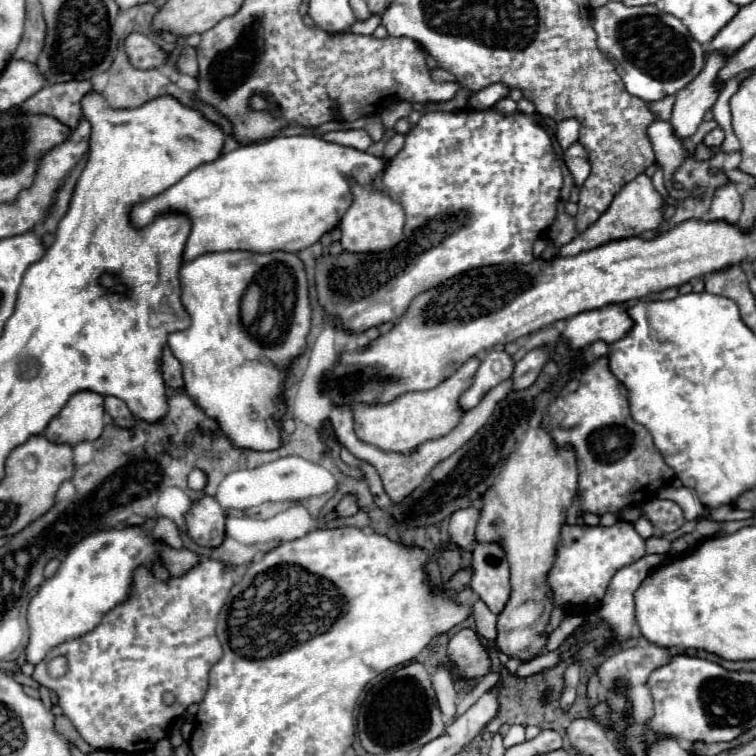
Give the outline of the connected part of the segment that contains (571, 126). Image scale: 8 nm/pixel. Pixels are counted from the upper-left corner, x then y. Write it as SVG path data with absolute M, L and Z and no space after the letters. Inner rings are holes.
M565 118L557 124L557 142L563 150L567 150L577 138L579 138L579 120L577 118Z

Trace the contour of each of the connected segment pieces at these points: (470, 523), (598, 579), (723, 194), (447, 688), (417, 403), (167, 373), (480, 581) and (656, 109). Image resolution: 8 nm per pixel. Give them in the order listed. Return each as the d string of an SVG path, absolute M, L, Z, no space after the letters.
M477 508L457 510L457 514L449 518L449 544L455 546L459 552L469 550L475 542L477 520L479 520Z
M615 522L609 528L601 526L567 526L561 528L561 542L557 560L549 572L549 584L555 592L555 604L569 604L577 610L593 610L601 604L605 590L617 570L629 566L645 556L645 540L637 534L633 524Z
M737 184L721 186L711 202L711 210L705 214L707 220L723 220L727 224L737 224L743 202Z
M439 668L433 672L431 680L433 680L433 688L437 694L437 702L439 702L441 712L447 718L453 718L457 712L457 692L453 688L453 680L451 680L449 672L445 668Z
M469 358L453 376L443 380L439 386L421 392L405 392L389 404L373 404L373 406L355 404L353 406L355 434L367 444L373 444L387 452L401 452L401 454L411 454L419 444L449 434L449 430L453 430L453 426L457 426L457 422L461 420L457 398L465 392L465 386L469 386L469 378L473 378L477 366L479 360Z
M165 346L163 350L163 360L161 360L161 370L163 370L163 378L165 378L165 384L169 388L175 388L175 390L181 390L183 388L183 374L181 374L181 364L179 360L171 354L171 350Z
M477 542L471 548L471 568L471 590L487 604L493 614L499 614L511 594L505 550L495 542Z
M665 96L657 102L649 102L647 106L657 120L669 120L669 110L673 108L673 96Z

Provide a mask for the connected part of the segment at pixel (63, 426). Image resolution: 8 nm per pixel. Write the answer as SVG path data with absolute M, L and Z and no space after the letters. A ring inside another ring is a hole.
M97 392L73 394L63 410L49 422L43 436L57 444L77 444L81 440L97 440L103 432L103 396Z

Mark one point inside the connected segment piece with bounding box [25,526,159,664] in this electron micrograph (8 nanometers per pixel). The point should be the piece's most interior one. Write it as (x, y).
(96, 575)

